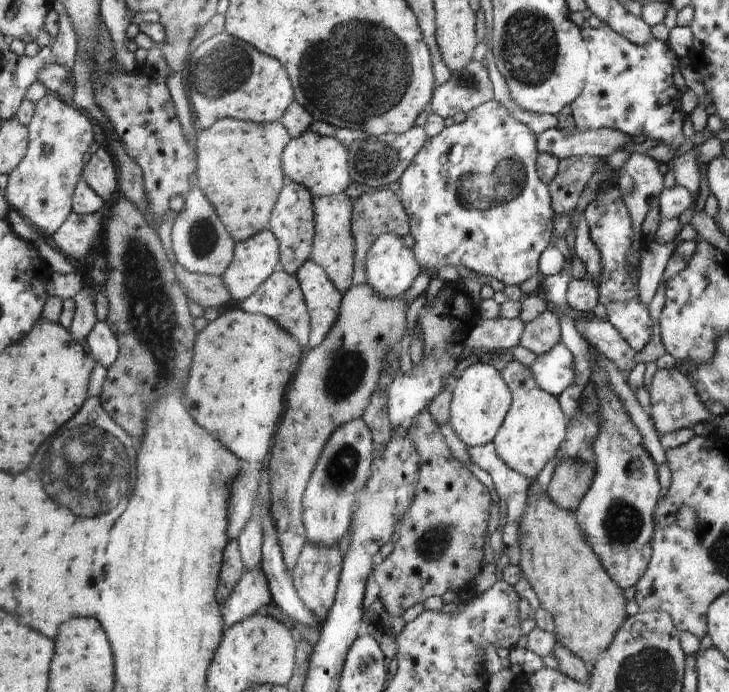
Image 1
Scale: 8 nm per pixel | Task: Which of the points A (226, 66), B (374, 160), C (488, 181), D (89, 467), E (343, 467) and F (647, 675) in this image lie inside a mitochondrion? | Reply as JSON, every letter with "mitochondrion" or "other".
{"A":"mitochondrion","B":"mitochondrion","C":"mitochondrion","D":"mitochondrion","E":"mitochondrion","F":"mitochondrion"}

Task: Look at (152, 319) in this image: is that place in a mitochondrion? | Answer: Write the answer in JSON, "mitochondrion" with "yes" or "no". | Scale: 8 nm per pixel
{"mitochondrion":"yes"}

